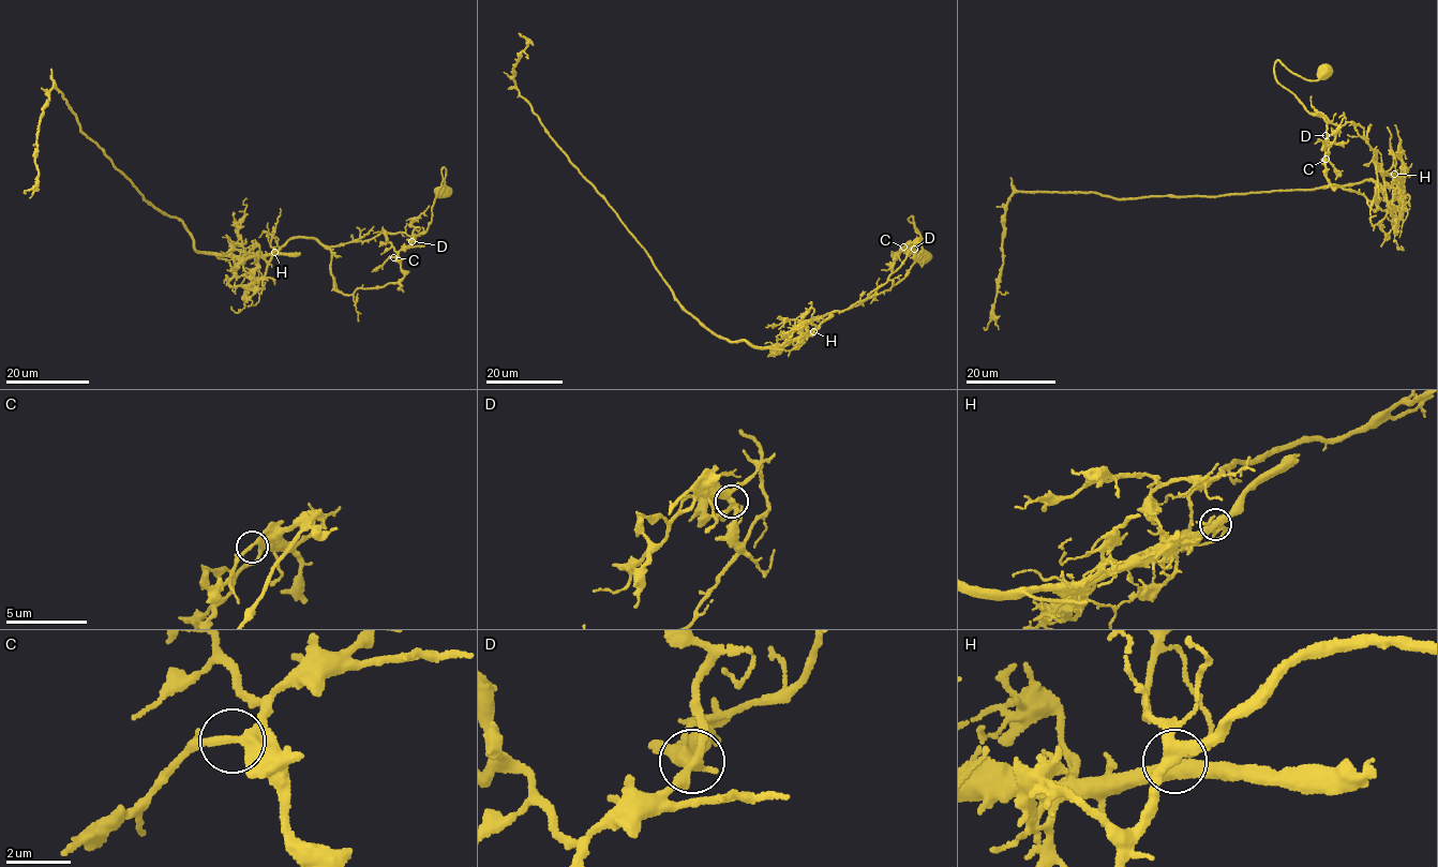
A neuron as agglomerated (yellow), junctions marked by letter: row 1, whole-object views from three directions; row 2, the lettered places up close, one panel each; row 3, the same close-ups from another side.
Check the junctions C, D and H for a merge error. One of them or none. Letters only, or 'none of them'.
H

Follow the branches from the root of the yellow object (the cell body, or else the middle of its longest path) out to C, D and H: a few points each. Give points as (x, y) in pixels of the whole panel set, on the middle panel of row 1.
C: (925, 257), (920, 233), (908, 220), (912, 215), (923, 250), (916, 259), (913, 249), (903, 247)
D: (925, 257), (920, 233), (908, 220), (912, 215), (923, 250), (916, 259), (914, 249)
H: (925, 257), (912, 215), (923, 250), (907, 274), (860, 303), (819, 315), (808, 324), (806, 334), (812, 331)

